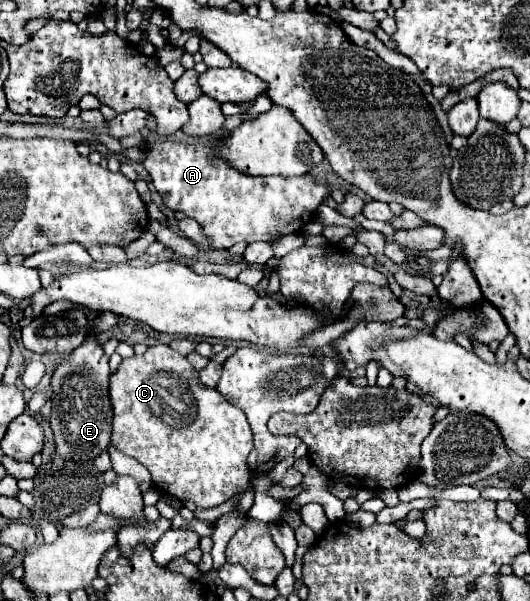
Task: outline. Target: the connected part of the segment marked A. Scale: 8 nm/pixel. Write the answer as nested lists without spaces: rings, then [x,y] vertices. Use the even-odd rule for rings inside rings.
[[[164,141],[154,145],[146,151],[146,159],[142,161],[144,169],[150,173],[154,189],[160,193],[164,205],[172,211],[182,211],[186,217],[196,219],[204,227],[204,235],[208,235],[208,241],[216,249],[230,249],[234,243],[246,241],[276,241],[282,235],[288,233],[302,233],[306,223],[310,223],[316,217],[318,205],[324,201],[324,197],[330,195],[330,189],[326,185],[314,183],[310,175],[300,177],[248,177],[224,161],[214,163],[214,151],[218,151],[216,141],[188,141],[188,143],[176,143],[176,141]]]

